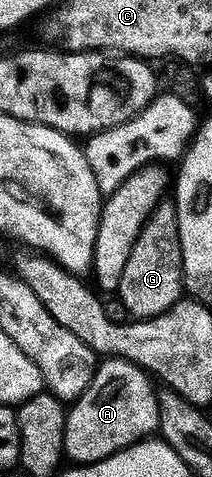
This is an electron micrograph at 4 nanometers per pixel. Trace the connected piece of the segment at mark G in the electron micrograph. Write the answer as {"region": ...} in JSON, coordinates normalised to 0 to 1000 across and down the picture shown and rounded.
{"region":[[[769,419],[679,470],[547,616],[557,625],[575,623],[618,669],[731,667],[792,654],[835,633],[863,631],[873,587],[840,434],[816,421]]]}

